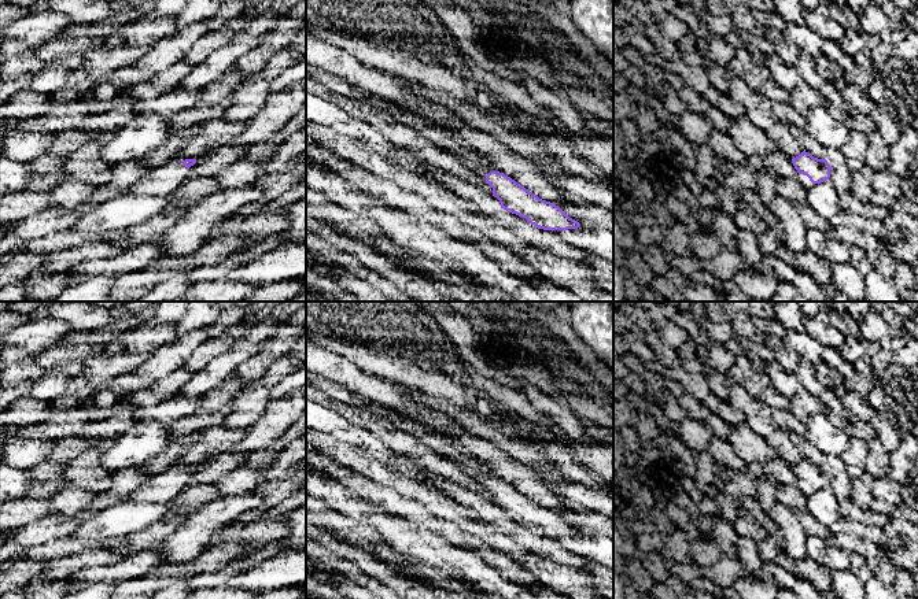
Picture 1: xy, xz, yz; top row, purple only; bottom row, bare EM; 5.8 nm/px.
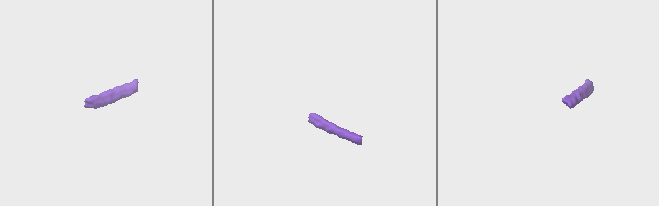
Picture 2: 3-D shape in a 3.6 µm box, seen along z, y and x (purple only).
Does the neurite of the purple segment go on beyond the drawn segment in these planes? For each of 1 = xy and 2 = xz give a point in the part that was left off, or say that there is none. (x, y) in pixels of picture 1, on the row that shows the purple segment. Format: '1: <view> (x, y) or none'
1: xy (163, 180)
2: xz (479, 169)

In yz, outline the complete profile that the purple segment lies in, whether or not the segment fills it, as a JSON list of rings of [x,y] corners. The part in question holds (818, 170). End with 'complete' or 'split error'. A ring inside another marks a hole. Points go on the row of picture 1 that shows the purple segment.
[[[803,151],[799,156],[792,159],[795,169],[797,170],[796,178],[804,185],[821,184],[830,178],[830,164],[827,160],[814,158],[811,154]]] | split error

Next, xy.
[[[176,158],[162,166],[150,167],[128,192],[169,196],[189,180],[188,169],[195,163],[196,159],[180,160]]] | split error

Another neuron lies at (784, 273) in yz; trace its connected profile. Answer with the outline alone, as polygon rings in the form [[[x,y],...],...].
[[[775,255],[764,256],[760,266],[760,273],[774,276],[779,282],[792,282],[797,271],[778,259]]]

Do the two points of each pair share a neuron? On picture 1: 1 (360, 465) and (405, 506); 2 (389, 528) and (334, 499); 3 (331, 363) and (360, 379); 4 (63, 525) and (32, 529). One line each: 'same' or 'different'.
1: same
2: same
3: same
4: same

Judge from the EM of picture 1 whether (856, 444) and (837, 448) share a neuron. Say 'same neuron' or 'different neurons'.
different neurons

